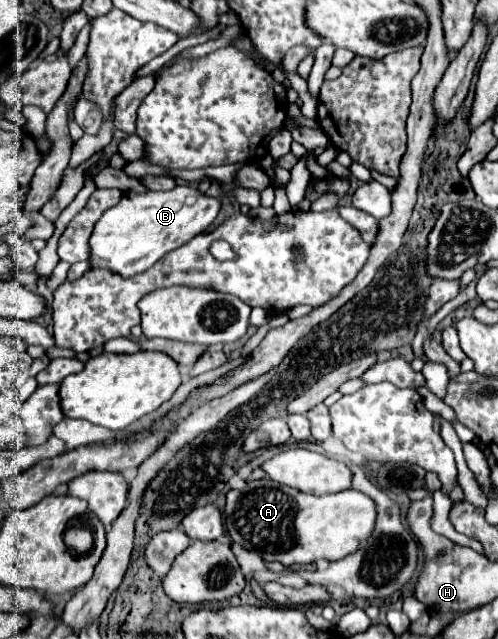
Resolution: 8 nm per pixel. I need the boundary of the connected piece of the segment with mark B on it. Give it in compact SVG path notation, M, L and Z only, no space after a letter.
M177 185L171 191L125 193L117 205L107 209L95 223L91 245L91 267L111 269L123 277L131 277L149 269L165 253L185 245L189 239L205 231L217 217L221 203L189 185Z

